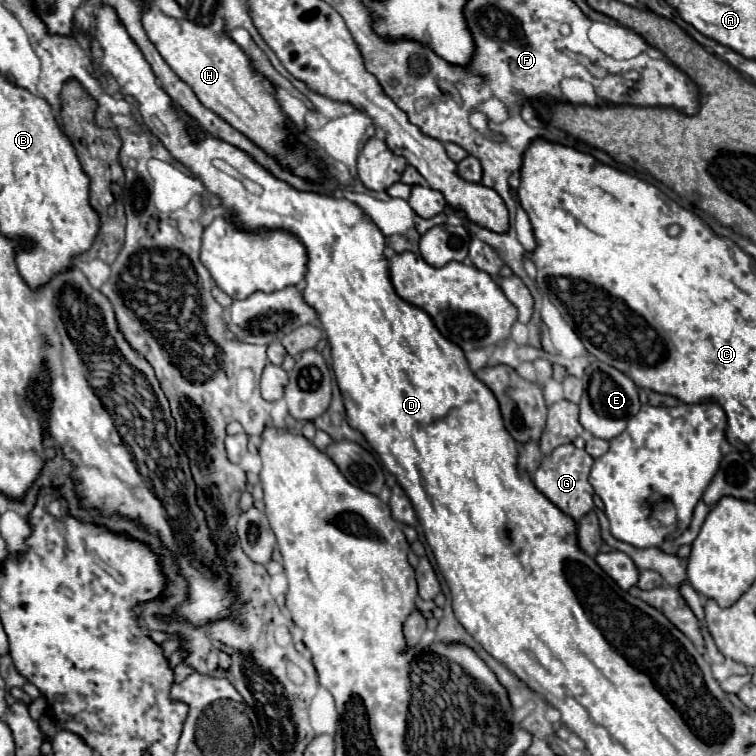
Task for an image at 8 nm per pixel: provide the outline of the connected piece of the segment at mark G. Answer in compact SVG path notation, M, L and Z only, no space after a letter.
M561 445L549 457L543 457L541 467L531 475L533 485L557 505L565 515L579 521L593 509L593 487L589 485L587 477L593 467L593 457L585 449L577 449L575 445Z

